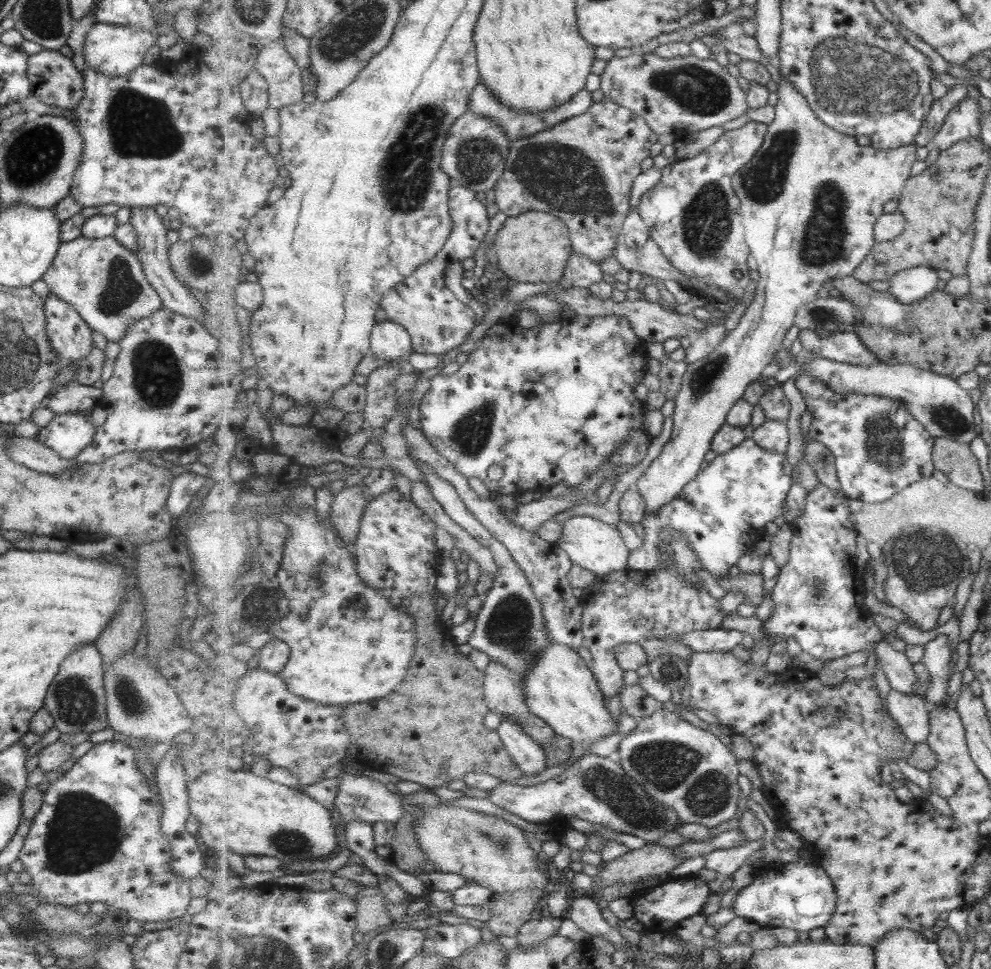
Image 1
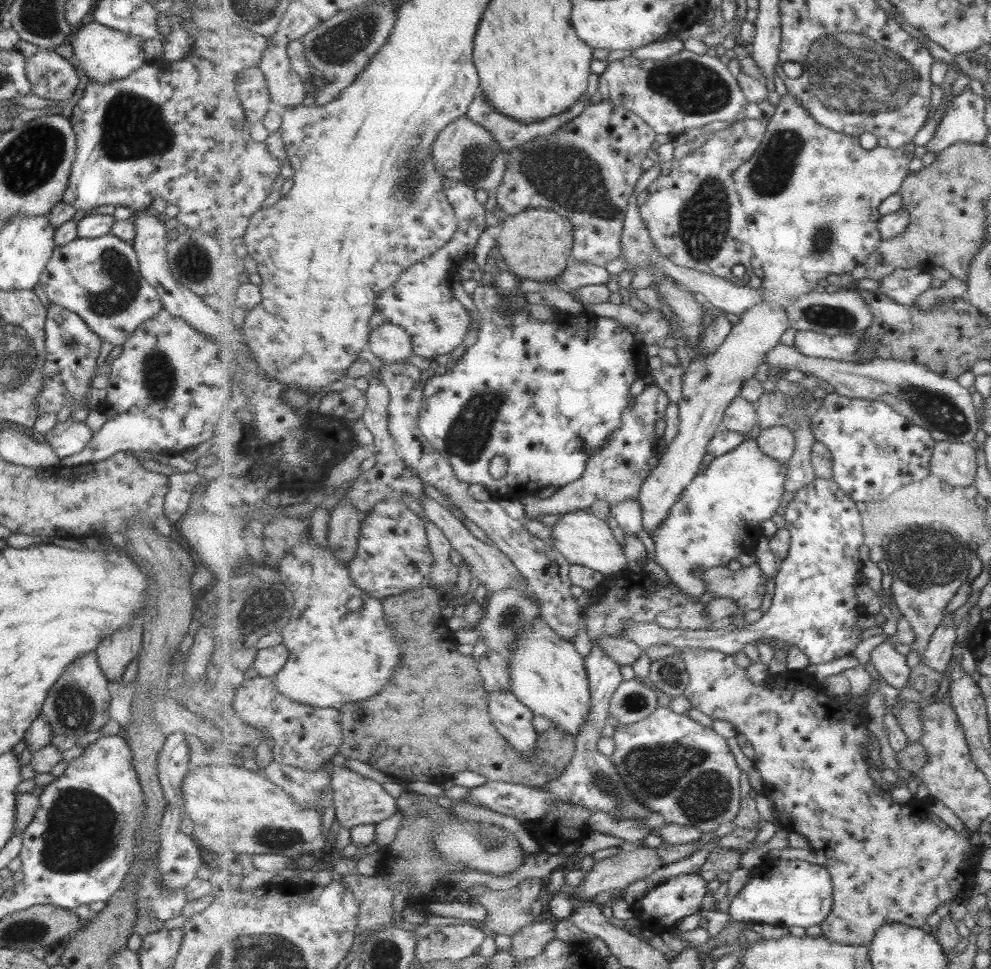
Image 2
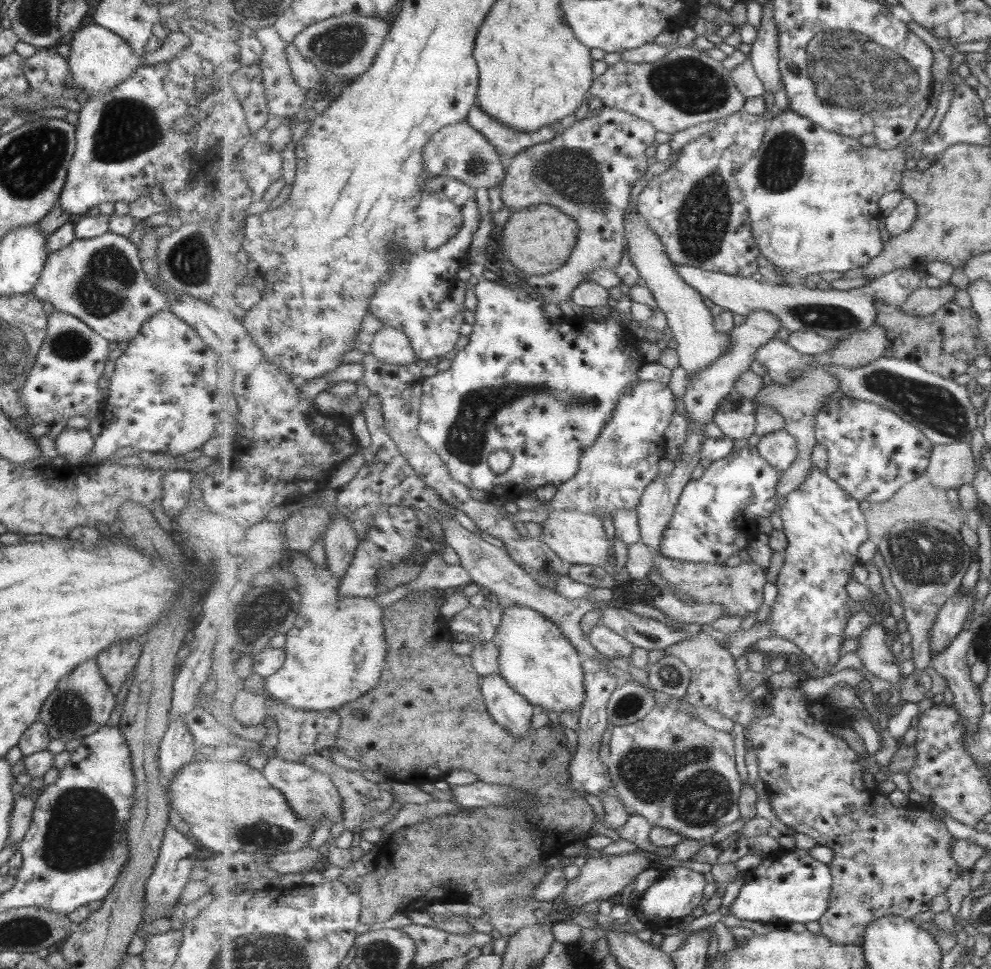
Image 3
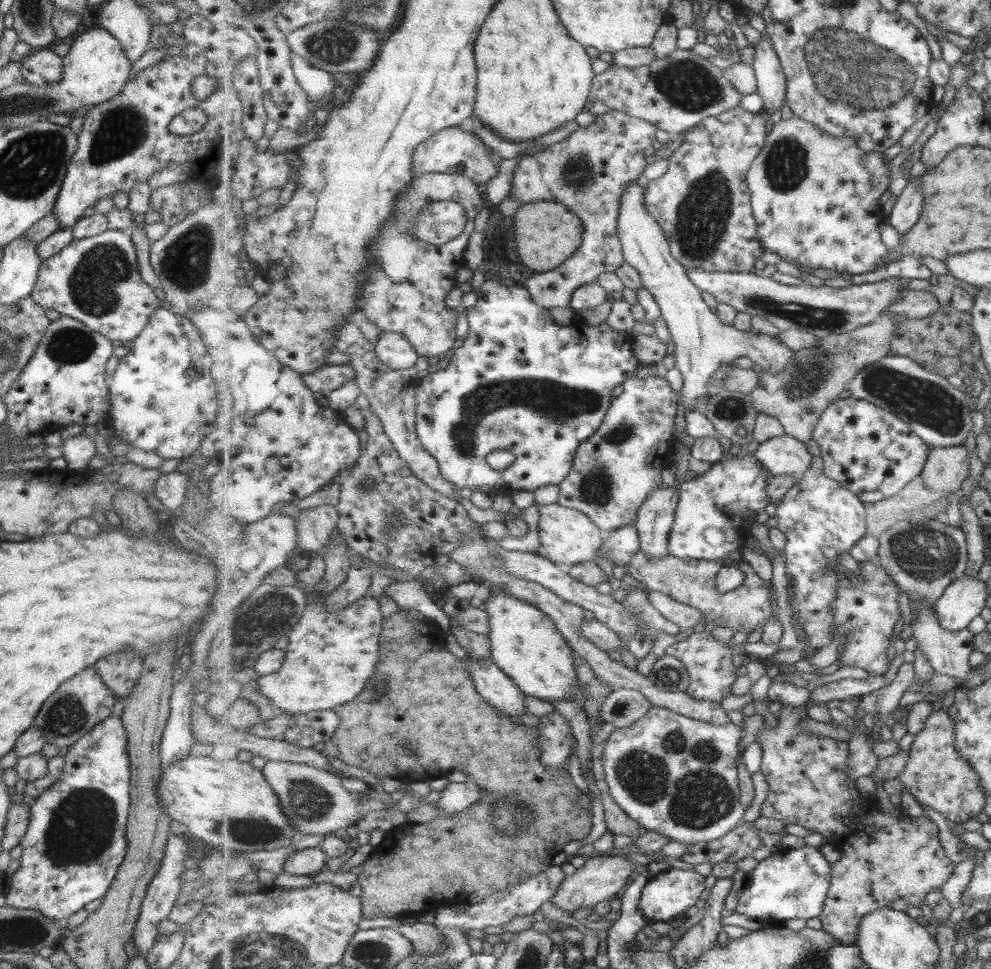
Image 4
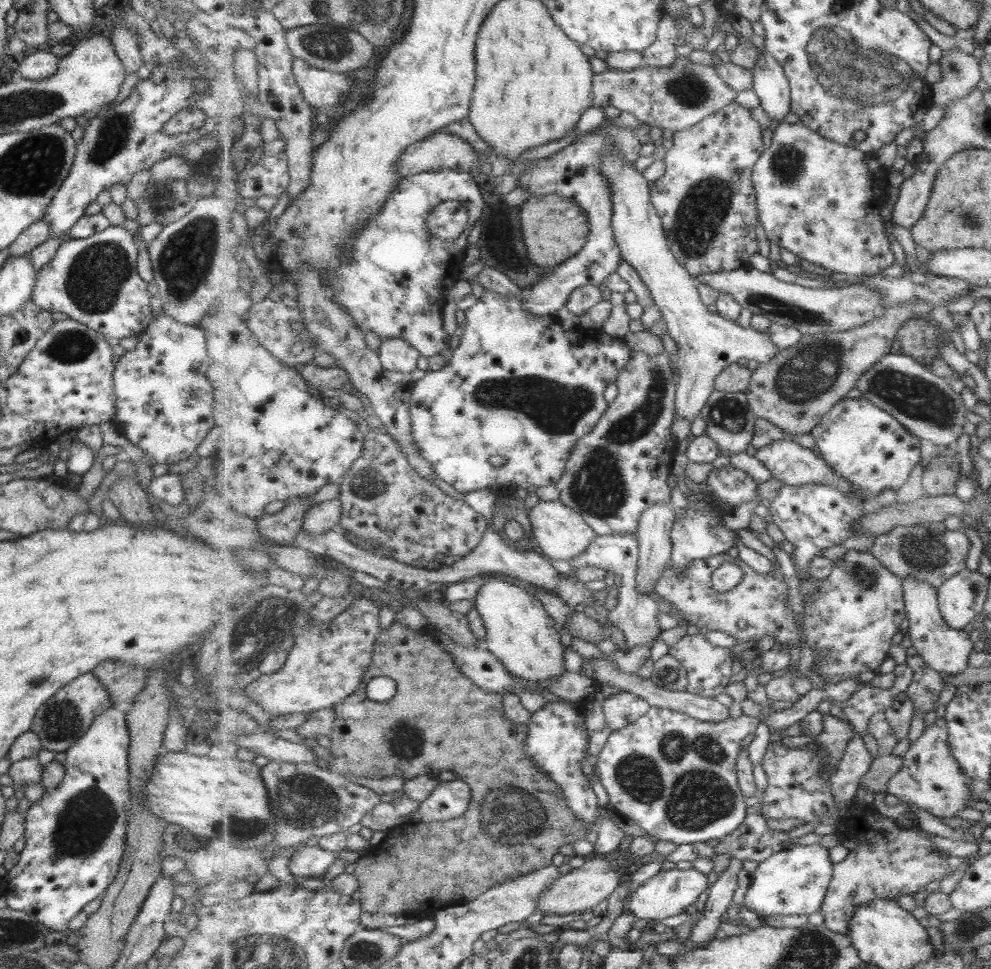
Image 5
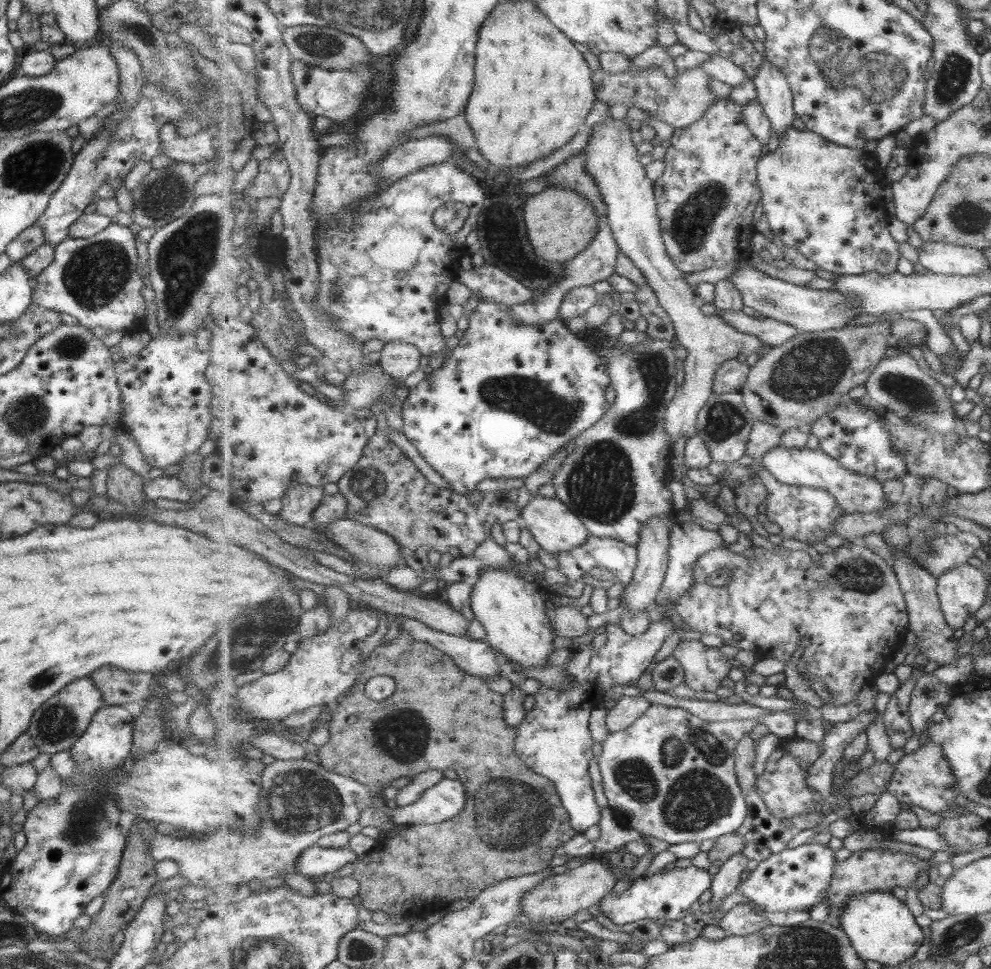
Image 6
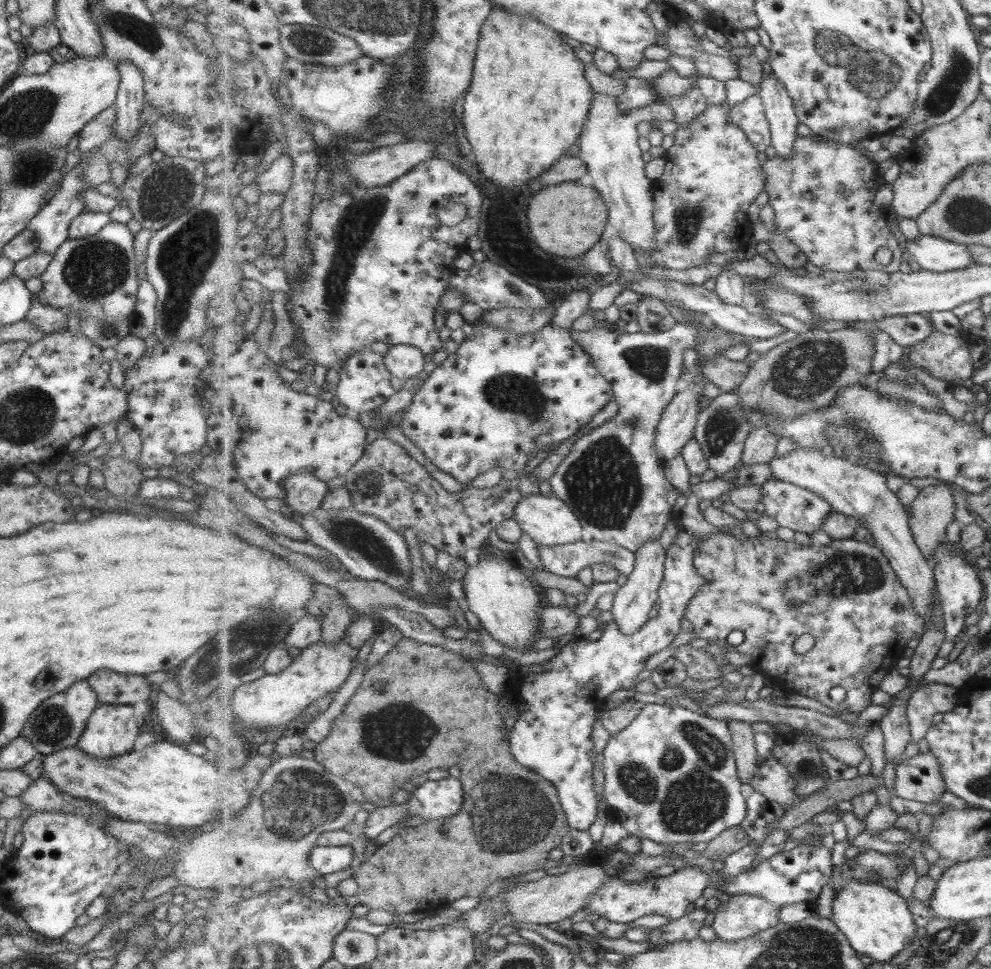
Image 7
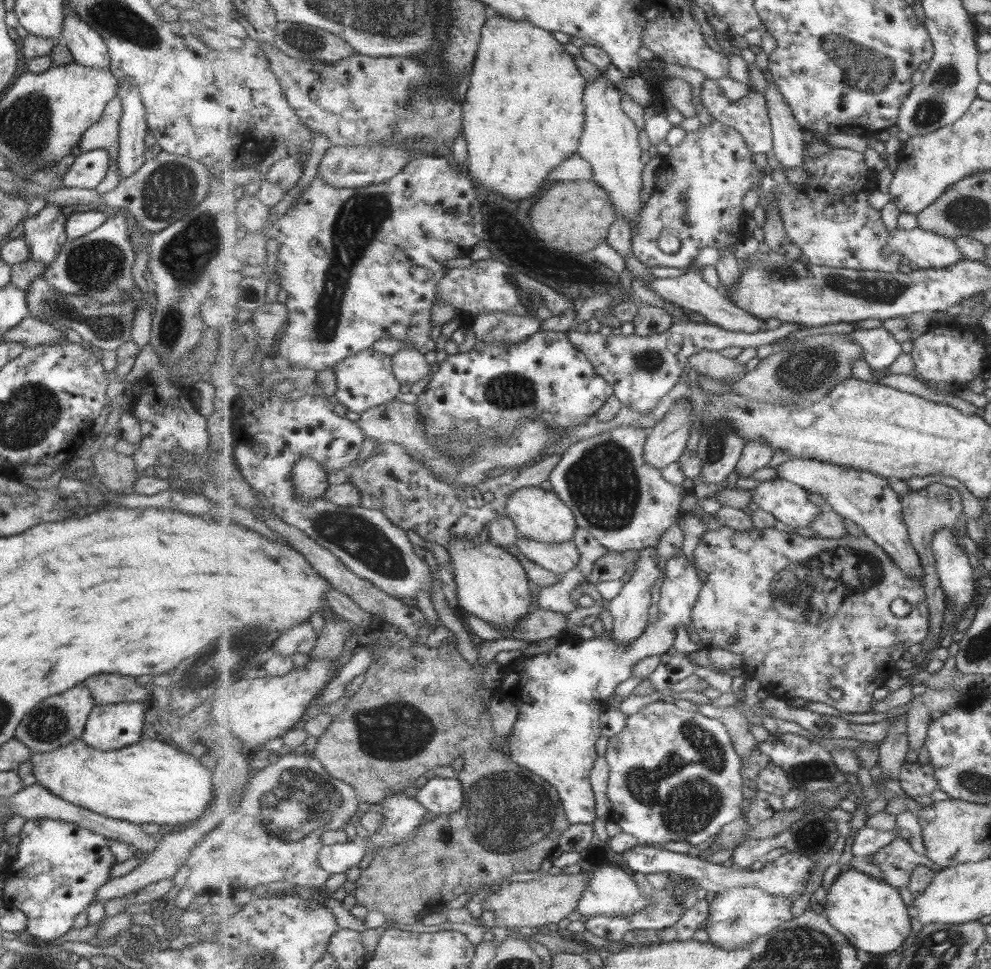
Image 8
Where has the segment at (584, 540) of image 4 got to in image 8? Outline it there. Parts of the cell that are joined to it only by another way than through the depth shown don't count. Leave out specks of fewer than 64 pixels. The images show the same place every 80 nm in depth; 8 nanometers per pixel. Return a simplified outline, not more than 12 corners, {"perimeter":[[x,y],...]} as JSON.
{"perimeter":[[524,486],[508,500],[507,516],[521,536],[573,540],[574,512],[558,493]]}

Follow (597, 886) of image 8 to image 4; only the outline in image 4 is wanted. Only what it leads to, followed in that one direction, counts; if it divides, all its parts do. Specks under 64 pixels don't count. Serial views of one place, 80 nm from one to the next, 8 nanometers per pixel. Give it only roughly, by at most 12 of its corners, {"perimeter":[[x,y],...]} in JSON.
{"perimeter":[[659,867],[639,909],[667,922],[701,906],[705,876]]}

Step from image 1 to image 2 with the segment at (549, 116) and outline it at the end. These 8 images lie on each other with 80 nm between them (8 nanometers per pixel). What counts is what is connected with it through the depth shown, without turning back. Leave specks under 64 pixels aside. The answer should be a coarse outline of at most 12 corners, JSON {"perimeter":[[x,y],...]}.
{"perimeter":[[482,90],[468,117],[485,125],[502,147],[558,131],[590,104],[583,95],[561,114],[526,123],[499,112]]}

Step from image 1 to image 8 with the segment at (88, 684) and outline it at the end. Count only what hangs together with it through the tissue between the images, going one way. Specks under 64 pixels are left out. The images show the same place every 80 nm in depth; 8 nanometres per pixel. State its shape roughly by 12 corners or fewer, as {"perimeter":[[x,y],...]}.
{"perimeter":[[82,682],[40,700],[13,739],[32,753],[82,736],[94,705]]}

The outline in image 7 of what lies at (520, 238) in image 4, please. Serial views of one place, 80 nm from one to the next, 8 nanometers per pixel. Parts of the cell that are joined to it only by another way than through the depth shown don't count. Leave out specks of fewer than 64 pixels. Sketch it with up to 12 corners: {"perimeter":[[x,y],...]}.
{"perimeter":[[588,181],[541,188],[531,234],[557,257],[583,257],[610,222]]}

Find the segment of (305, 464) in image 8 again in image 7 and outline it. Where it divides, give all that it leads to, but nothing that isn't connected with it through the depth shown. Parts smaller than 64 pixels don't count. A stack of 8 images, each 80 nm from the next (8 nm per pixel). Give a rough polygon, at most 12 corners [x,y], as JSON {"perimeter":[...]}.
{"perimeter":[[312,470],[286,480],[286,502],[313,514],[330,491]]}

